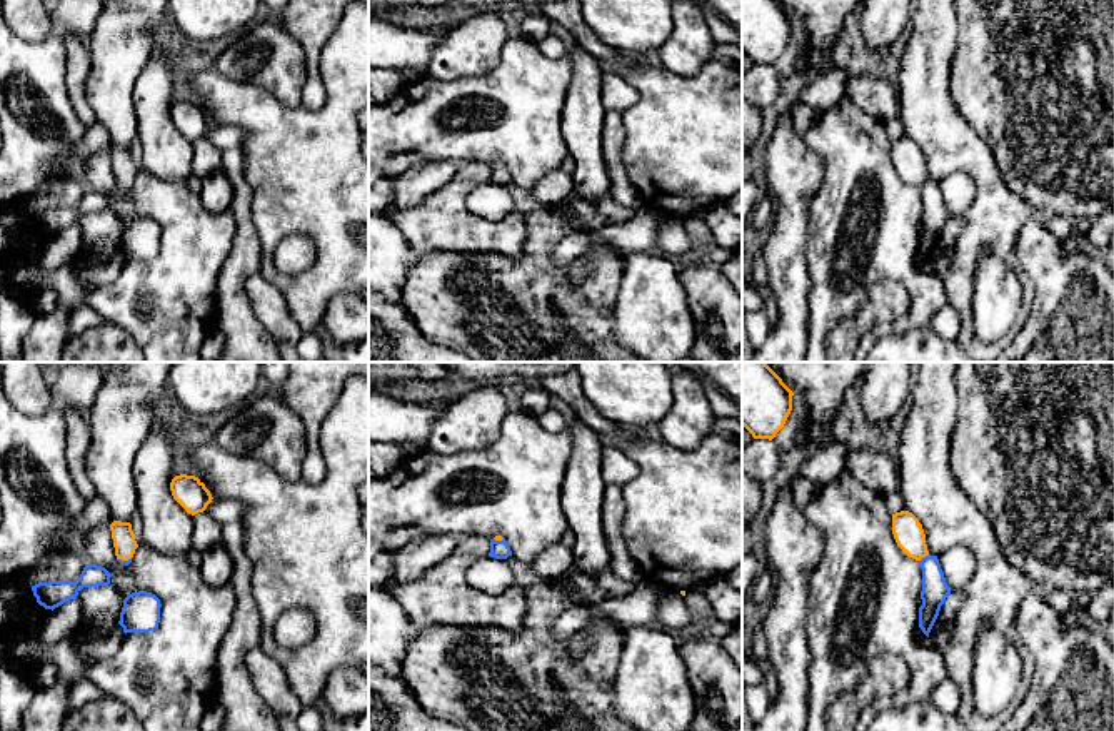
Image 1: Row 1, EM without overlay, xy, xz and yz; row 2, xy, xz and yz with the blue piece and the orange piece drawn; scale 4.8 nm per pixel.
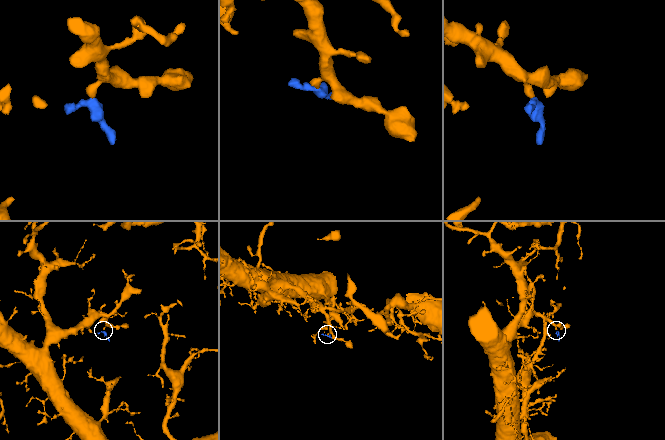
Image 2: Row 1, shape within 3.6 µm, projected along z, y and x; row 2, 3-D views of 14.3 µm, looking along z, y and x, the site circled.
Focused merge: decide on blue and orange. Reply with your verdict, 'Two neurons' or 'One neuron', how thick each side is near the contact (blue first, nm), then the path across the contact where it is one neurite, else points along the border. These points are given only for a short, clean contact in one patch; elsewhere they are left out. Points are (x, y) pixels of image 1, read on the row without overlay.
One neuron. Thickness 130 nm (blue) against 150 nm. Path across: yz (934, 217), (931, 192), (923, 184), (908, 157)

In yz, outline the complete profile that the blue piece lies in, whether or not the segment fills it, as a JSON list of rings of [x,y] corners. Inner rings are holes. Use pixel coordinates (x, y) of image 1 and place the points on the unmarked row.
[[[901,137],[892,140],[892,160],[897,172],[921,190],[922,232],[919,234],[919,254],[929,264],[941,232],[951,220],[951,214],[946,209],[937,182],[929,180],[922,150],[912,139]]]

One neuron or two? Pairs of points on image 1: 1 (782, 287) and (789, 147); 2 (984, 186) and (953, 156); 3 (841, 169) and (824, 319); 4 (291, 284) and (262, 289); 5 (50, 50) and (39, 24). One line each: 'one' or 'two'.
1: one
2: one
3: one
4: two
5: two

